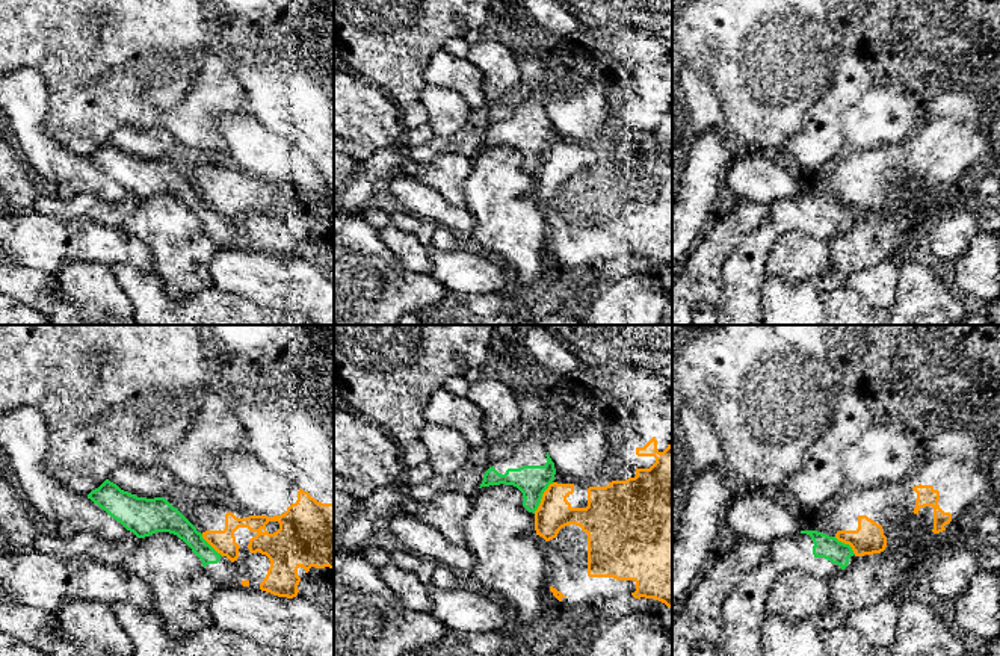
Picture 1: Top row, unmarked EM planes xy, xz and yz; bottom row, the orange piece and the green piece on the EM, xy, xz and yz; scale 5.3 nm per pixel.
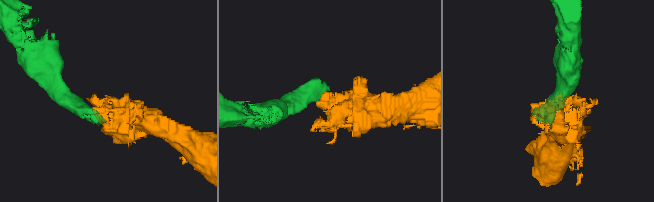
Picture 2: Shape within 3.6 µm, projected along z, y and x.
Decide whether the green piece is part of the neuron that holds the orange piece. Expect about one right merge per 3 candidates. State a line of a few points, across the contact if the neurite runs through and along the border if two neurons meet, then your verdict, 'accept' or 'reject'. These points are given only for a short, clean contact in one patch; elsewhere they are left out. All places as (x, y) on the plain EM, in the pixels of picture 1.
line xz (553, 144), (544, 153), (533, 174); reject

